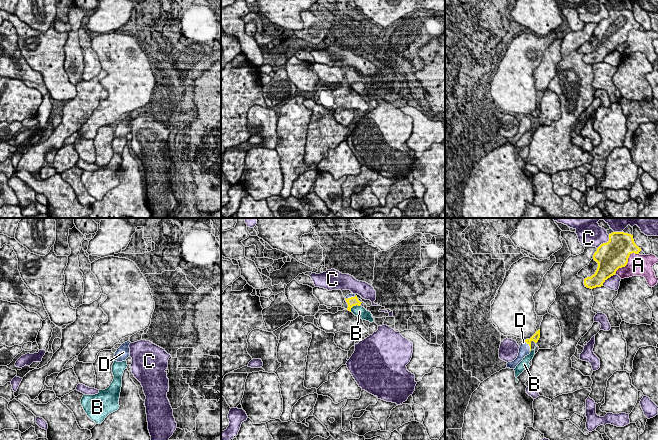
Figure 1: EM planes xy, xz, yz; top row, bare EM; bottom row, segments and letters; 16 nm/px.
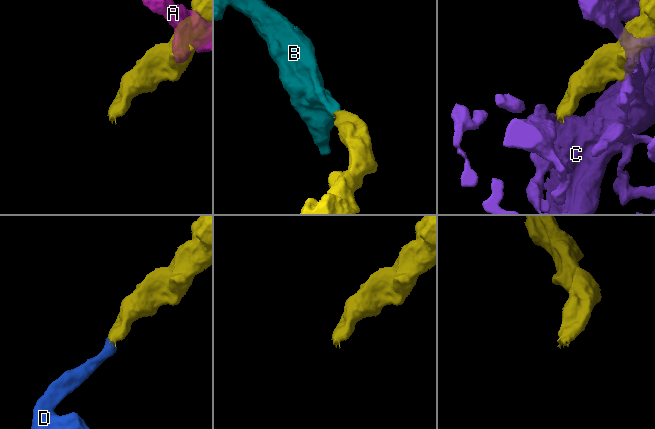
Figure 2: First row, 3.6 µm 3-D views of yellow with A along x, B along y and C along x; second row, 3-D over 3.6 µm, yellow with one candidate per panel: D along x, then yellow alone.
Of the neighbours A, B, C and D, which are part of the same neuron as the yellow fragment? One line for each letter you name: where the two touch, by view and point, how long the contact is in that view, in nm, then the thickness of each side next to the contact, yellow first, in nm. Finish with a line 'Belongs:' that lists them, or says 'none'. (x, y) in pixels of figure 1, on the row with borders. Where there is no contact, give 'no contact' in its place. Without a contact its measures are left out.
D: yz (529, 345) | 220 nm | 120/190 nm
Belongs: D

